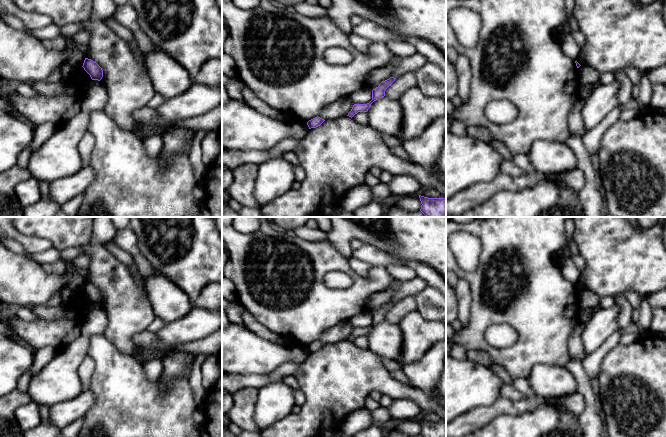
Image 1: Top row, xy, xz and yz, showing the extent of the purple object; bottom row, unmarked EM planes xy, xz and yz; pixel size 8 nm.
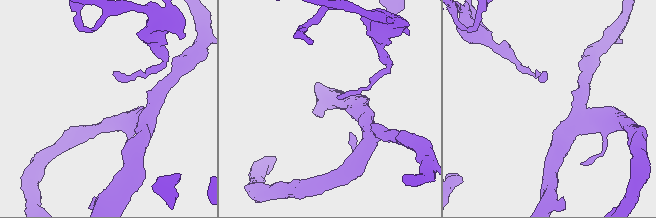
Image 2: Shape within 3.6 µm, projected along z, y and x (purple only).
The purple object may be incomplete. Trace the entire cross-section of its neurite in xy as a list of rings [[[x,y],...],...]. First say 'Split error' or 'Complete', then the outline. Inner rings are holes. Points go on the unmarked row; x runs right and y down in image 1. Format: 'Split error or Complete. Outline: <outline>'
Complete. Outline: [[[85,282],[83,290],[84,294],[90,299],[92,304],[100,305],[103,301],[102,292],[93,284]]]

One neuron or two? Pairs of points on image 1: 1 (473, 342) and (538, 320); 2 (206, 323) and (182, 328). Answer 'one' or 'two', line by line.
1: one
2: one

